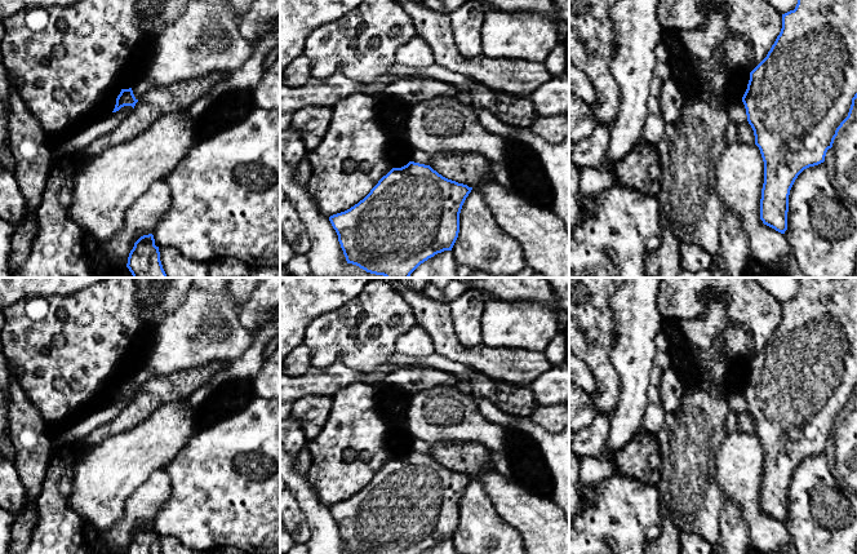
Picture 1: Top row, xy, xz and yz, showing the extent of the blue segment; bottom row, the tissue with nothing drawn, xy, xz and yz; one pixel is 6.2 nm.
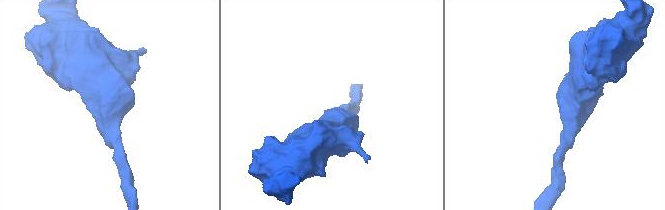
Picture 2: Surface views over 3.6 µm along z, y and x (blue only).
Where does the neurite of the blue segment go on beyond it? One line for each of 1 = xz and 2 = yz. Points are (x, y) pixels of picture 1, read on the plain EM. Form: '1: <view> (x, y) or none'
1: none
2: none

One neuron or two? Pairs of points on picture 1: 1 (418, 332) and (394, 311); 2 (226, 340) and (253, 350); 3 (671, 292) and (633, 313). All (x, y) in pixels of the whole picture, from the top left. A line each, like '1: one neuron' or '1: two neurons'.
1: two neurons
2: two neurons
3: two neurons

